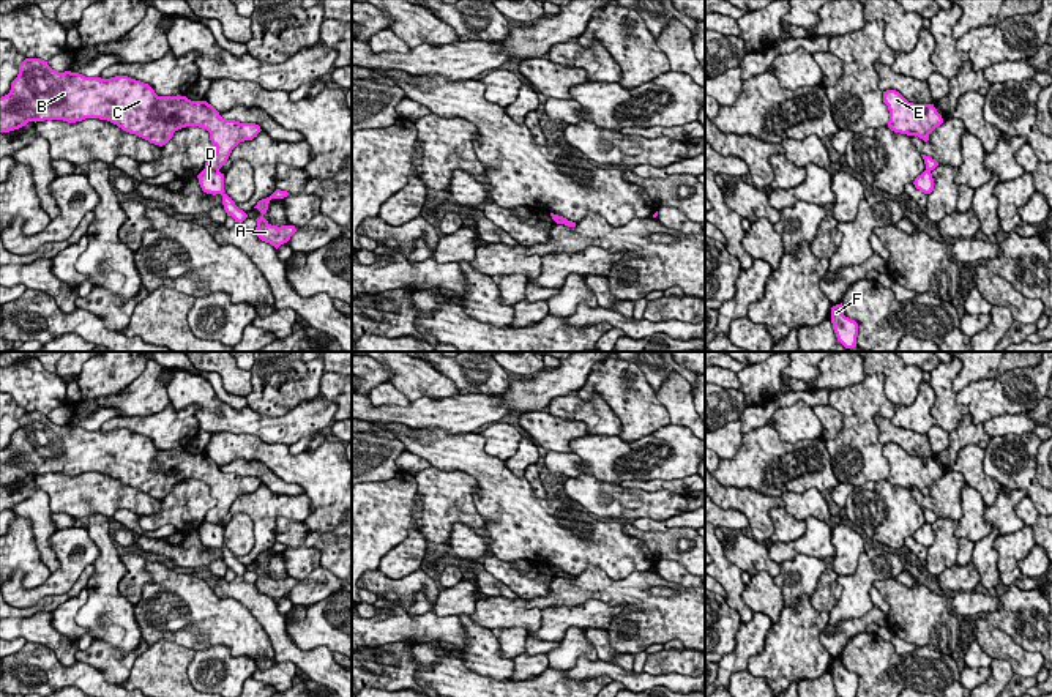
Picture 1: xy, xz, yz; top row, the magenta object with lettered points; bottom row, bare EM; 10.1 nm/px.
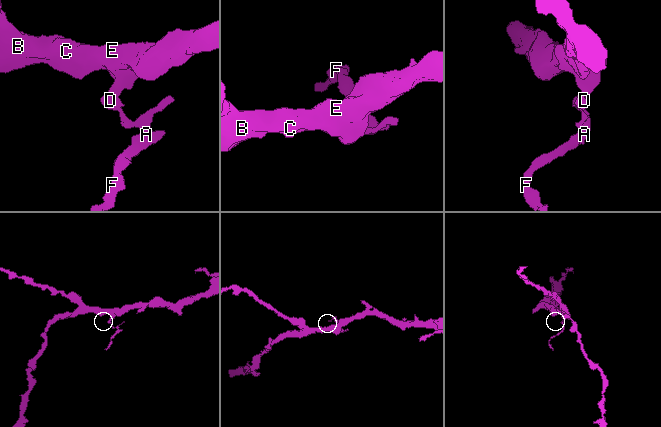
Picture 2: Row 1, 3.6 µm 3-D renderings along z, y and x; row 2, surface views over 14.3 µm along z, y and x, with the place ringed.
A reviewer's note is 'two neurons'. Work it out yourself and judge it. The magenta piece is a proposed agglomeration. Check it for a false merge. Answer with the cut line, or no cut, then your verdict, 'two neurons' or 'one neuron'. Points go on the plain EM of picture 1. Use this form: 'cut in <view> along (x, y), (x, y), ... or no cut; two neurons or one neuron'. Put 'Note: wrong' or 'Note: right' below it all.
cut in xy along (205, 521), (218, 525); two neurons
Note: right

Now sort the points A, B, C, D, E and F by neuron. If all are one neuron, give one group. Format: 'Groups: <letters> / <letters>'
Groups: A D F / B C E

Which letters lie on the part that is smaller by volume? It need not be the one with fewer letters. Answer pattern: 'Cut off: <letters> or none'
Cut off: A, D, F

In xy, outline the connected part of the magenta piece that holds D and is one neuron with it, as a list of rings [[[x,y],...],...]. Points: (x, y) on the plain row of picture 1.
[[[203,522],[197,528],[197,531],[203,546],[213,547],[213,549],[216,547],[222,549],[224,563],[227,569],[232,569],[235,572],[235,576],[241,577],[248,571],[248,568],[243,563],[240,563],[235,558],[235,555],[224,546],[224,527]]]

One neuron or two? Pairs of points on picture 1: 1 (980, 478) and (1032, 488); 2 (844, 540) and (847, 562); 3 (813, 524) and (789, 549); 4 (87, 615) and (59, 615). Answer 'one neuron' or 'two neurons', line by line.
1: two neurons
2: one neuron
3: one neuron
4: two neurons

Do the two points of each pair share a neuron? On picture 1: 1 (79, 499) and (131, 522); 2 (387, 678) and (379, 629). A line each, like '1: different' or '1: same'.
1: different
2: different

